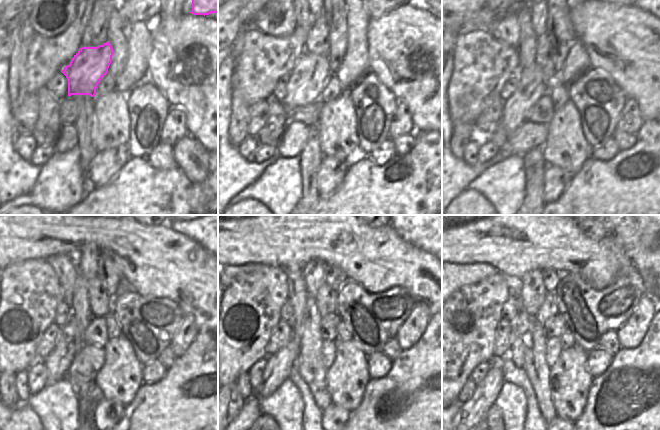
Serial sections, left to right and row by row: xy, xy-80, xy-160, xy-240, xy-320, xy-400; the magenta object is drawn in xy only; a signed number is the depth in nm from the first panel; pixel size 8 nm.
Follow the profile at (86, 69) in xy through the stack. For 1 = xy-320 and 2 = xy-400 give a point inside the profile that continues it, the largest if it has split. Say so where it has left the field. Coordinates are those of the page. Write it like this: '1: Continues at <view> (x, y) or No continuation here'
1: Continues at xy-320 (279, 365)
2: Continues at xy-400 (473, 411)

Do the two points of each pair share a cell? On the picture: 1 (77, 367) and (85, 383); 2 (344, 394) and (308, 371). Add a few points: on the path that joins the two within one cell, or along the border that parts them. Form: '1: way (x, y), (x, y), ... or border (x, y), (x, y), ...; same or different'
1: way (80, 371), (83, 379); same
2: border (327, 369), (326, 387), (329, 399), (332, 402); different

